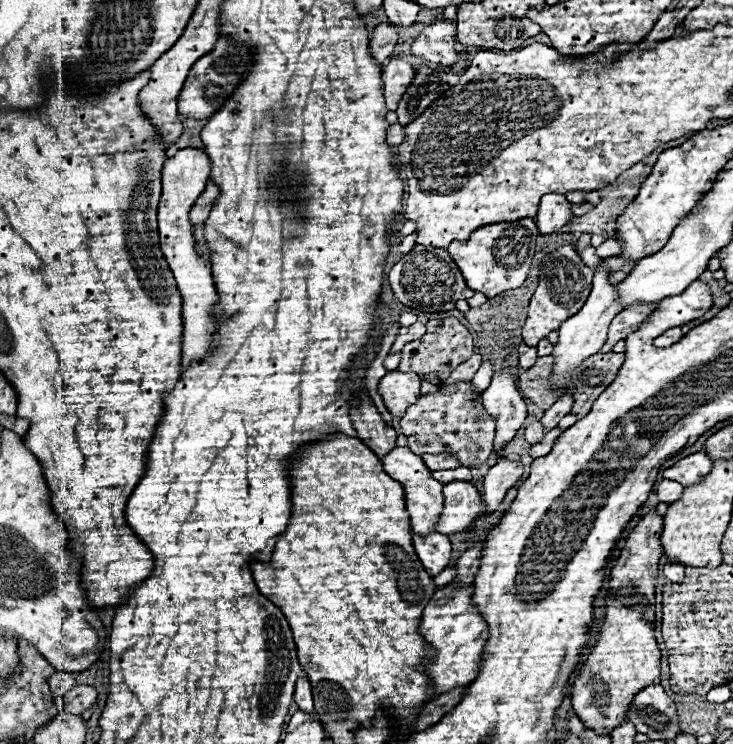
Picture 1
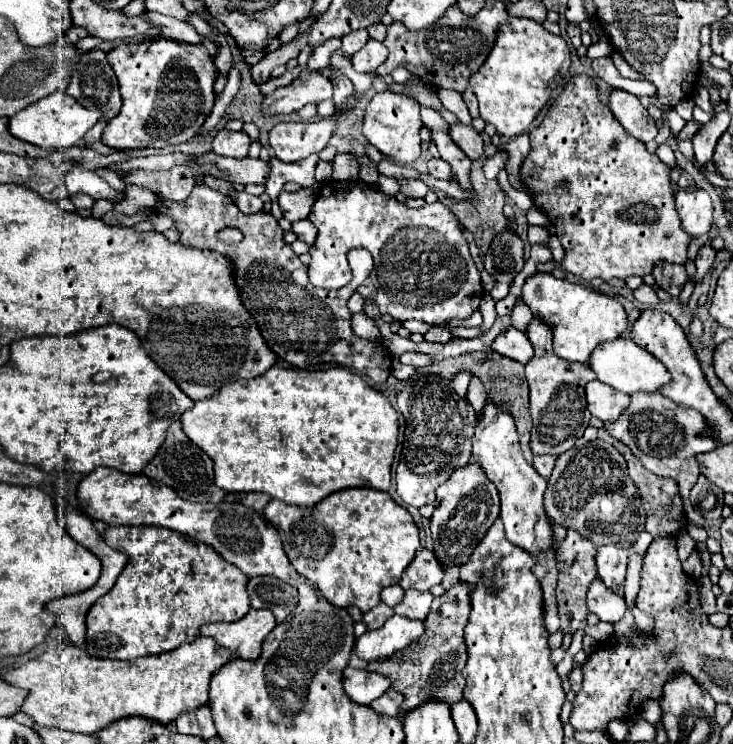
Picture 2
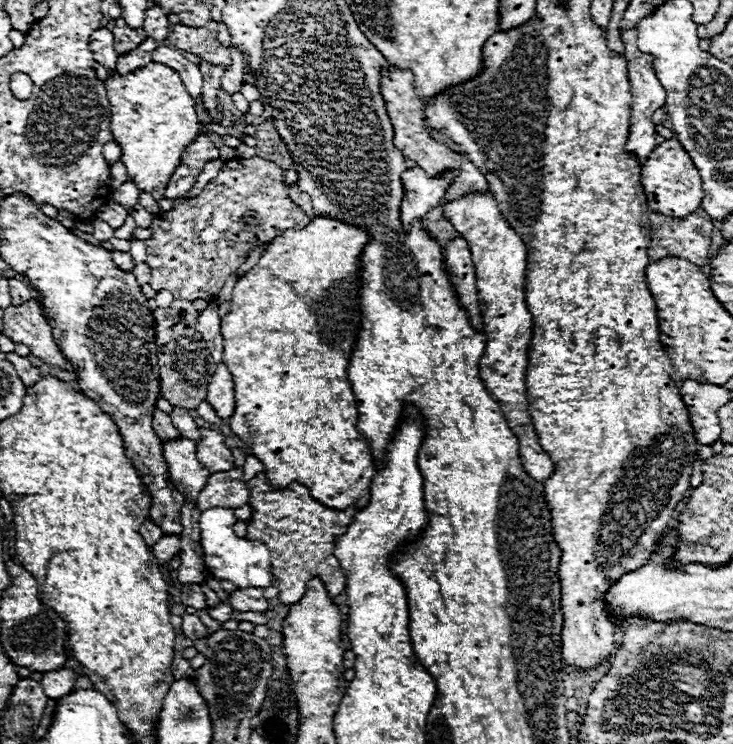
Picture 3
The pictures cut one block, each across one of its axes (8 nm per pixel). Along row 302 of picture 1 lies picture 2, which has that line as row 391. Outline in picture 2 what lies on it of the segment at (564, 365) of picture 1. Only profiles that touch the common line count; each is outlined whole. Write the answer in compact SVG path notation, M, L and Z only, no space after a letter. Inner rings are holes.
M598 380L588 382L584 390L586 390L588 410L592 412L592 416L600 418L602 422L616 420L624 412L626 404L630 402L628 394L622 394L622 392L610 388L608 384L602 384Z

